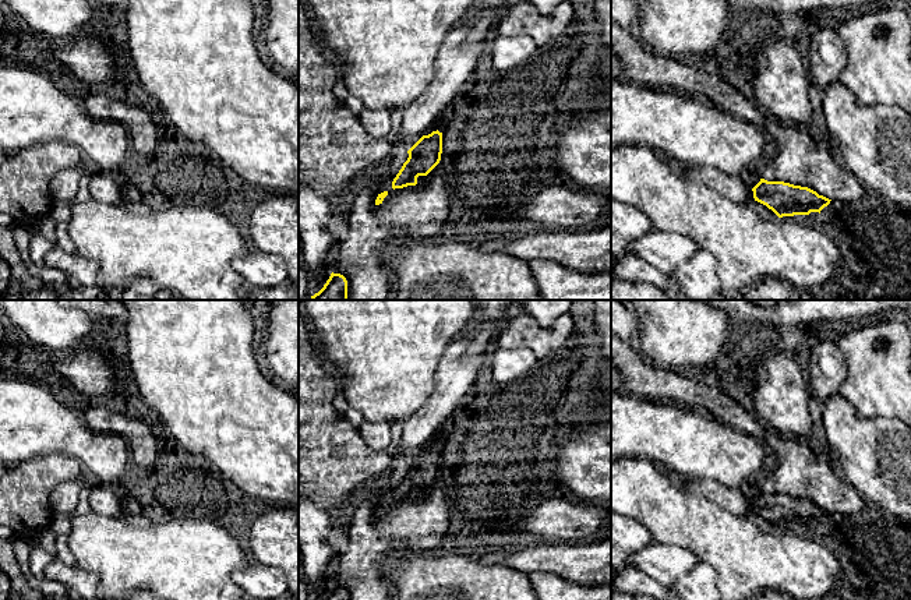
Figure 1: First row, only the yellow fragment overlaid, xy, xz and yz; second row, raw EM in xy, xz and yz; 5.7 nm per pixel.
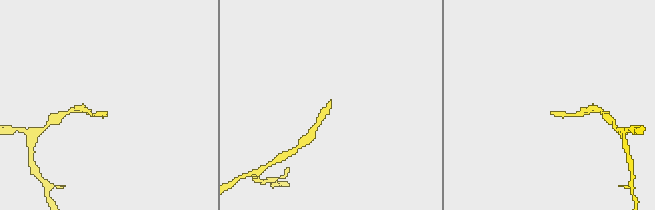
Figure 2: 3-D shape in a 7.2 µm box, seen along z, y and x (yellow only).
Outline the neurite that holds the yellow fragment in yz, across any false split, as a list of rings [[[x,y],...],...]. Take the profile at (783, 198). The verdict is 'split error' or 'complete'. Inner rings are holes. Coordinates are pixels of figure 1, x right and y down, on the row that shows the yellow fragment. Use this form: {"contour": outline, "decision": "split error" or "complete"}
{"contour": [[[760,179],[752,191],[755,201],[766,205],[778,218],[809,215],[811,212],[820,213],[831,201],[808,187],[765,179]]], "decision": "complete"}

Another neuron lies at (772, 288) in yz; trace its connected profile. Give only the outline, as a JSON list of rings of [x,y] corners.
[[[778,276],[760,279],[749,294],[751,300],[823,300],[819,292],[798,289]]]

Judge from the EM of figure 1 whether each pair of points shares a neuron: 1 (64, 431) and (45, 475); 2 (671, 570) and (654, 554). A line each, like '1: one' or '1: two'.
1: two
2: one

